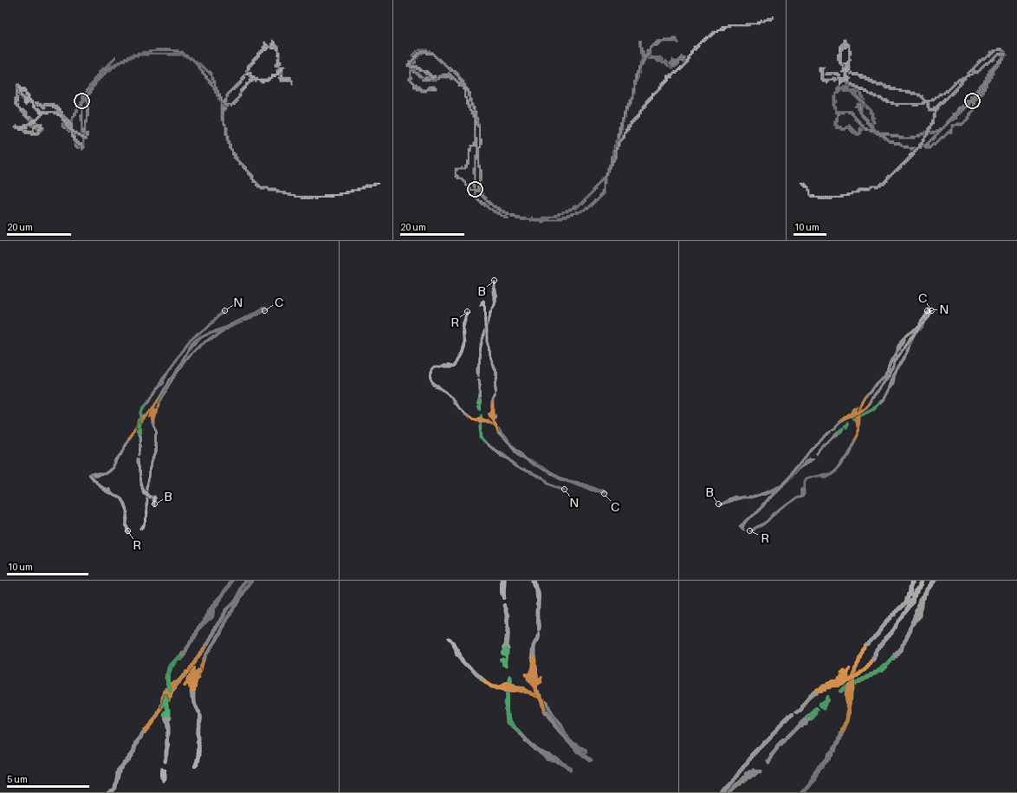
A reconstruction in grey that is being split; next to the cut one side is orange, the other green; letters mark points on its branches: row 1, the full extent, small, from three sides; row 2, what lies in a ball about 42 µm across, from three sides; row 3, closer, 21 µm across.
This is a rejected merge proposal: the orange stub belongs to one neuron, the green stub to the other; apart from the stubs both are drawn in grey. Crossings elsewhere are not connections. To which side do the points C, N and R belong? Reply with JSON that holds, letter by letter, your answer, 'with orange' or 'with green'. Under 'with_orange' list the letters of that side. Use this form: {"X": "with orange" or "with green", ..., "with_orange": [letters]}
{"C": "with orange", "N": "with green", "R": "with orange", "with_orange": ["C", "R"]}

